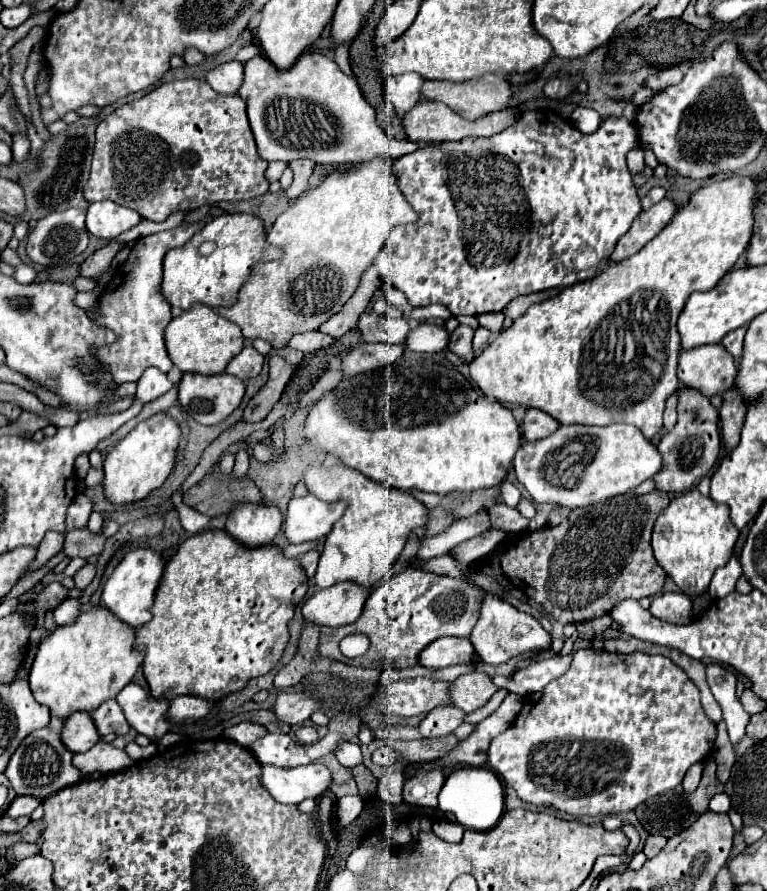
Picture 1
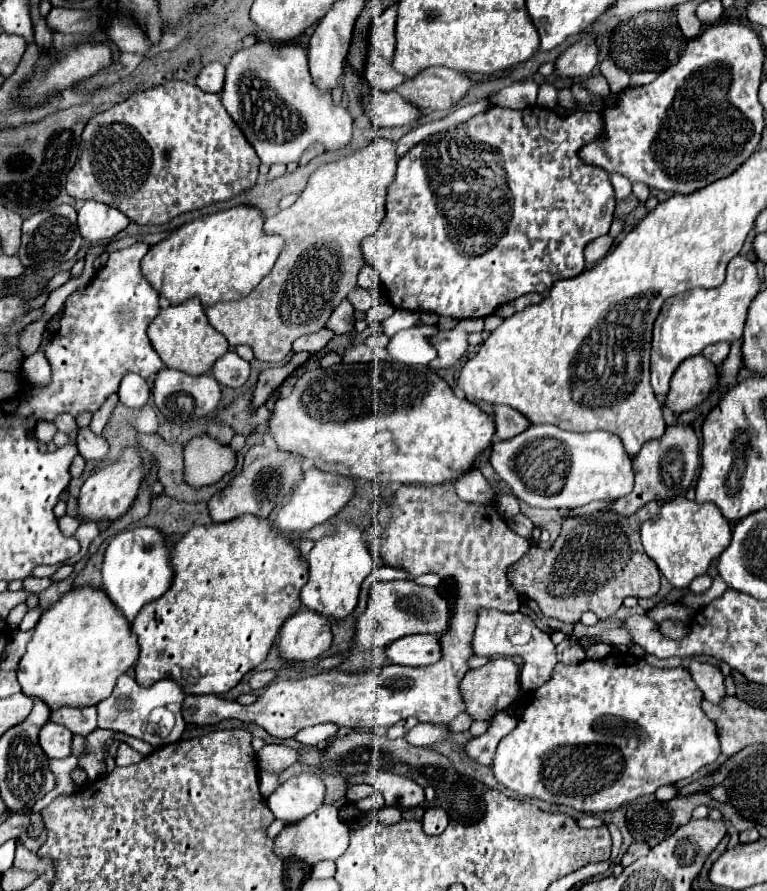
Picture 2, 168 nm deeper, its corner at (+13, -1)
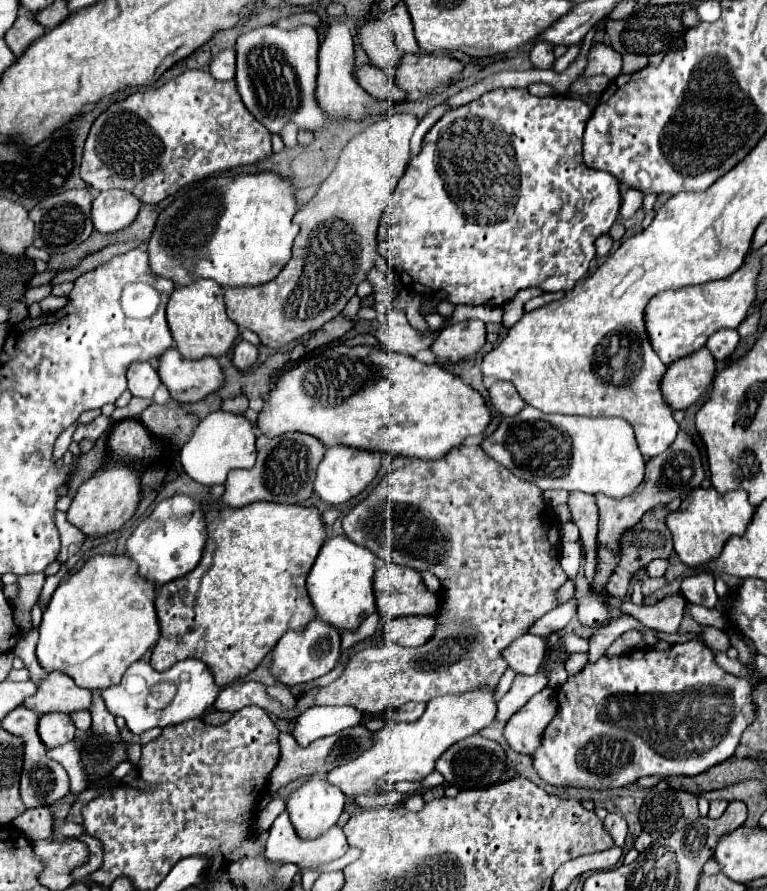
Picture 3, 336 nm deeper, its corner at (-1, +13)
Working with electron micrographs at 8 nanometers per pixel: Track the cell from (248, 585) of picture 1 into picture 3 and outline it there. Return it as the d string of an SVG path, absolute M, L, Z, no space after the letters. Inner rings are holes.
M258 501L258 503L250 503L246 507L240 507L240 509L222 509L220 515L208 523L208 541L206 541L206 547L204 547L204 555L200 559L200 563L196 565L194 571L190 571L188 575L184 577L178 577L178 581L170 581L162 587L158 587L158 595L156 595L156 613L158 613L158 621L160 621L160 639L158 643L154 645L152 649L152 667L156 671L166 671L170 669L176 661L182 661L182 659L200 659L204 661L216 683L220 687L226 687L230 685L232 681L236 681L238 677L244 677L248 675L250 671L256 669L256 665L272 651L272 647L278 643L278 639L286 633L286 631L302 631L314 617L316 617L316 609L312 607L312 601L308 597L308 591L306 591L306 577L326 541L328 533L326 533L326 525L322 523L322 517L318 513L316 507L304 507L304 505L280 505L280 503L266 503L266 501Z

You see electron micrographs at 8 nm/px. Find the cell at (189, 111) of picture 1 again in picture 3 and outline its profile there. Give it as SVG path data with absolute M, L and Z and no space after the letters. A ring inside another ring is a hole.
M192 69L162 87L112 103L90 129L80 177L96 191L118 187L156 205L192 181L270 155L270 131L244 107L236 81L216 81L208 71Z

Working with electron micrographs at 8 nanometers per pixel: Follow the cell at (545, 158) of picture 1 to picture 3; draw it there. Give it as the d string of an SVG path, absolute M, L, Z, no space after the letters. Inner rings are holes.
M496 89L484 93L478 101L470 105L450 109L444 113L434 127L424 135L424 147L420 155L416 155L404 177L398 183L398 189L382 213L382 221L378 227L378 252L392 265L392 269L400 275L404 287L414 293L426 291L446 291L448 301L458 305L504 305L508 303L520 289L526 287L540 287L542 291L572 291L574 285L586 277L592 259L596 257L594 241L608 233L614 225L620 209L620 185L618 179L606 171L592 171L582 163L582 133L586 121L590 119L592 109L582 103L580 99L572 99L566 95L552 95L552 97L534 97L528 89Z

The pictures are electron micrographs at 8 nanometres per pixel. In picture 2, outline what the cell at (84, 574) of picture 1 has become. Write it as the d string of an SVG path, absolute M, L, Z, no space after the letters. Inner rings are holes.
M28 577L28 579L24 579L24 589L26 591L32 591L32 593L40 593L40 591L44 591L50 585L52 585L52 579L50 577L44 577L44 579Z

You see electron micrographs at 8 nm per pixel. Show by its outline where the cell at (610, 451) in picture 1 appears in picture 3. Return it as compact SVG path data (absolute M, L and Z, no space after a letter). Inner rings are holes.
M526 405L514 417L504 417L494 433L484 437L480 447L488 457L506 465L516 477L544 491L566 489L624 497L630 495L644 477L644 457L636 445L630 423L624 419L554 415Z

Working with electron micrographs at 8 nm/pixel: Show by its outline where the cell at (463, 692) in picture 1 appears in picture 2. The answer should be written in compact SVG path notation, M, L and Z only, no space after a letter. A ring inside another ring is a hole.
M496 657L490 663L486 663L480 669L472 669L464 675L464 679L460 681L460 693L466 705L466 715L472 717L472 721L488 721L492 719L492 715L498 709L506 709L510 707L518 695L520 695L520 683L518 683L518 675L520 669L516 667L516 663L512 659L502 659Z

